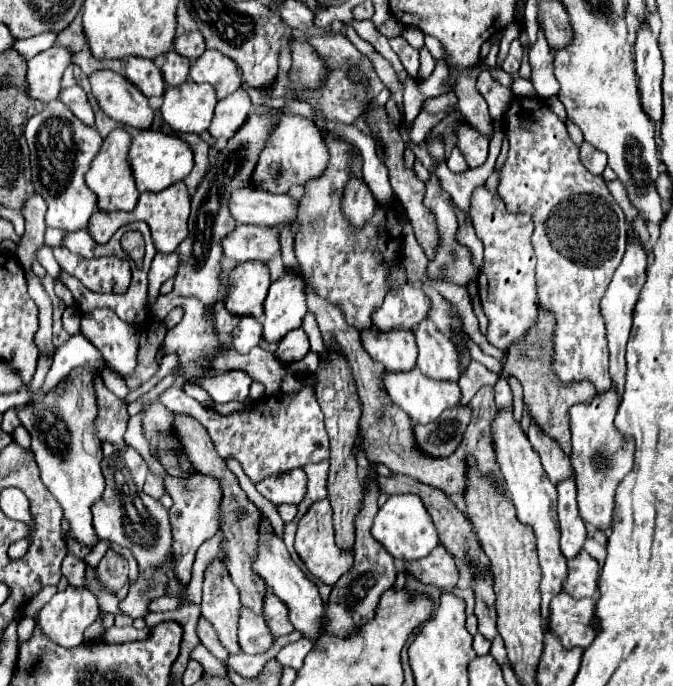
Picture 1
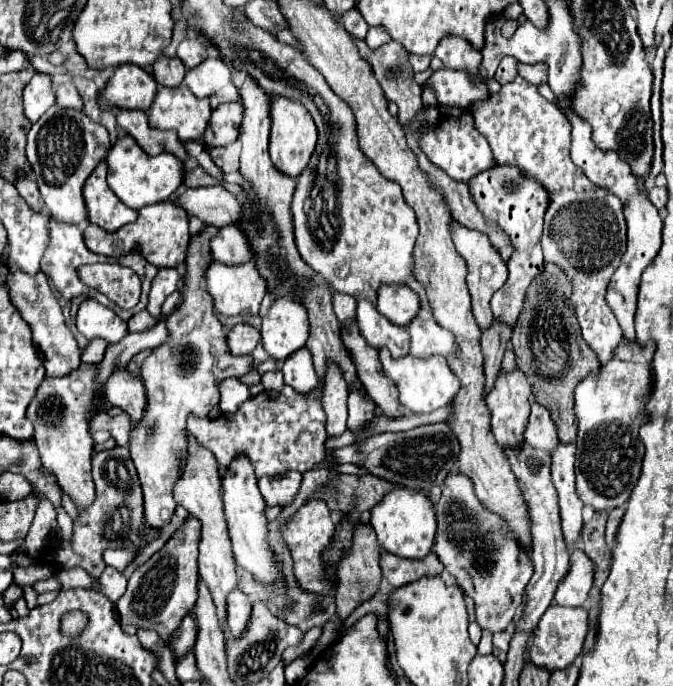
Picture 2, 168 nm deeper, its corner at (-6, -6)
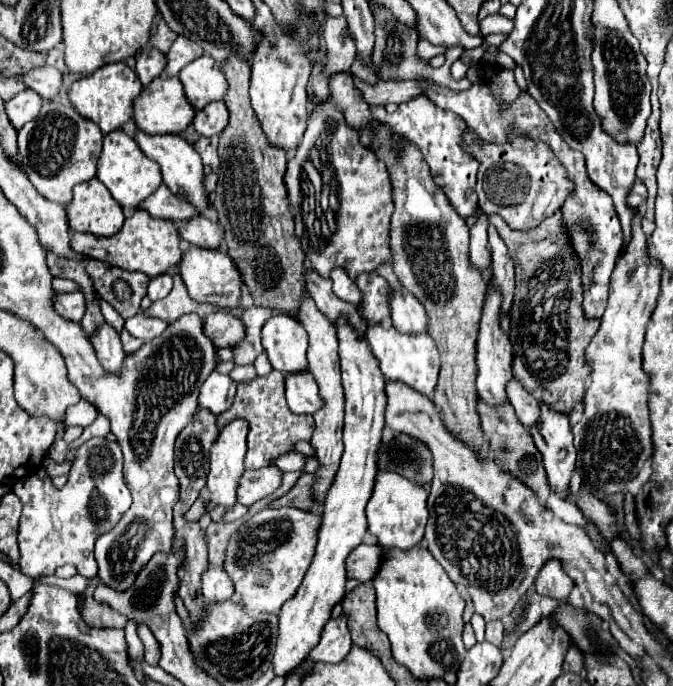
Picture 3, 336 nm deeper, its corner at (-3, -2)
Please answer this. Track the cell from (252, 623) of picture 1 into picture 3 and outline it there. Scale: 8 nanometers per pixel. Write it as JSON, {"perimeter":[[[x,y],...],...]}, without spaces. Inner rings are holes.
{"perimeter":[[[212,566],[210,570],[204,572],[202,594],[204,594],[204,598],[208,602],[226,602],[234,594],[234,584],[232,584],[230,576],[222,568]]]}

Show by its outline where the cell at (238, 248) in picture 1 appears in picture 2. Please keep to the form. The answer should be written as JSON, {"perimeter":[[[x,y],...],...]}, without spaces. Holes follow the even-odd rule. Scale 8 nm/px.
{"perimeter":[[[223,226],[211,238],[211,256],[223,264],[241,264],[251,262],[255,256],[247,244],[247,238],[237,226]]]}

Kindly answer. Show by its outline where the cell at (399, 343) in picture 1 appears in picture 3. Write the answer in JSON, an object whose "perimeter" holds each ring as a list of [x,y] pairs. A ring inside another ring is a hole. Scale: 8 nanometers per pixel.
{"perimeter":[[[340,268],[332,270],[330,278],[332,278],[332,290],[334,290],[334,294],[336,294],[338,298],[342,298],[342,300],[346,300],[346,302],[352,302],[352,304],[356,304],[356,306],[362,304],[362,300],[364,300],[364,298],[362,298],[362,292],[360,292],[358,286],[348,278],[348,274],[346,274],[344,270],[340,270]]]}

